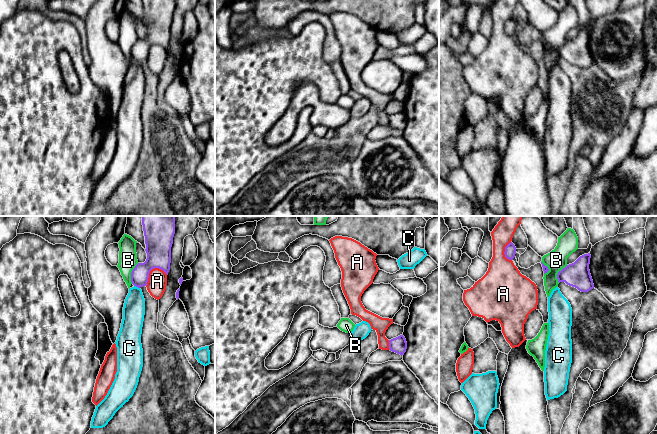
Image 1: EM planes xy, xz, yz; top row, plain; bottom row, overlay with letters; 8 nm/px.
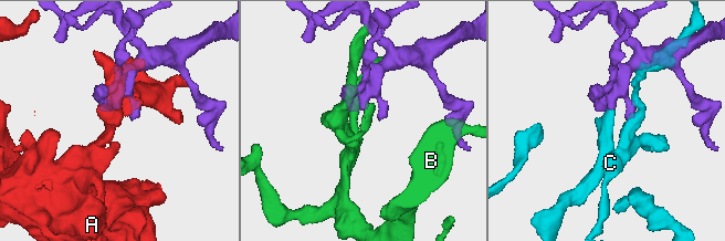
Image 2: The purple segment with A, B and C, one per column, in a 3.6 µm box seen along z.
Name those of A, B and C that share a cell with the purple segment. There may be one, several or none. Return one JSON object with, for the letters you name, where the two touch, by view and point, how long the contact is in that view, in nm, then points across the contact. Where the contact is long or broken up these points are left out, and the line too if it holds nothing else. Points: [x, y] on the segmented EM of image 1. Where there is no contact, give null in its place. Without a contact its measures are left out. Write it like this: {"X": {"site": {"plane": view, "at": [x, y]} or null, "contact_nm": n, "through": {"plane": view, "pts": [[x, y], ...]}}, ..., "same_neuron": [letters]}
{"C": {"site": {"plane": "xy", "at": [137, 286]}, "contact_nm": 50, "through": {"plane": "xy", "pts": [[139, 276], [137, 286], [134, 307]]}}, "same_neuron": ["C"]}

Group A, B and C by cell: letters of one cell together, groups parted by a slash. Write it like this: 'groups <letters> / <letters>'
groups A / B / C

